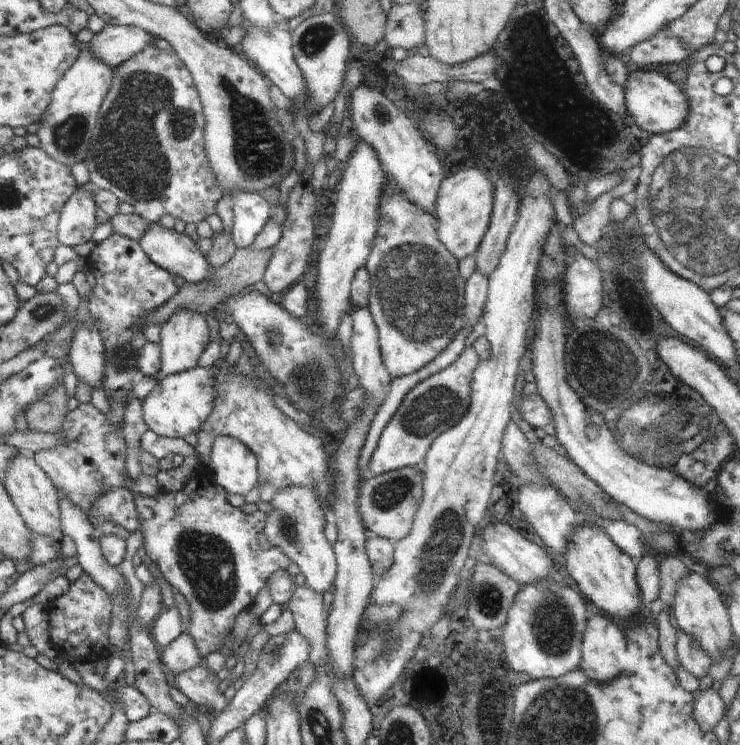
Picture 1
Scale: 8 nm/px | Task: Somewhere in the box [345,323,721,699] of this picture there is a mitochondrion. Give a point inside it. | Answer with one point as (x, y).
(447, 533)

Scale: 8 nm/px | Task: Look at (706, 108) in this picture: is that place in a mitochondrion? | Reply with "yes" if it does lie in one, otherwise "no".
no

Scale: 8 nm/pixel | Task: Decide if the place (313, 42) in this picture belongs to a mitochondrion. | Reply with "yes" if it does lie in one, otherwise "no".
yes

